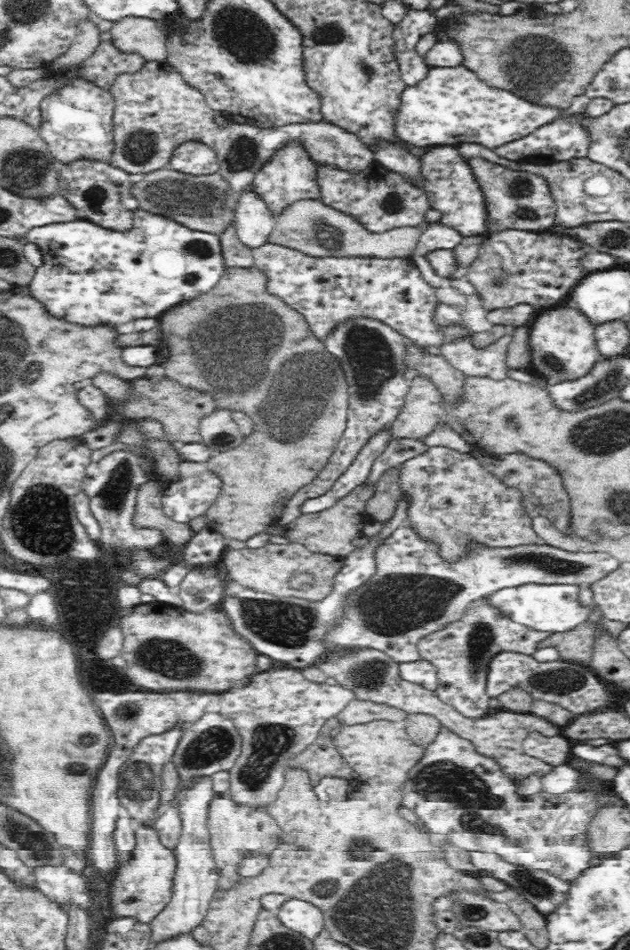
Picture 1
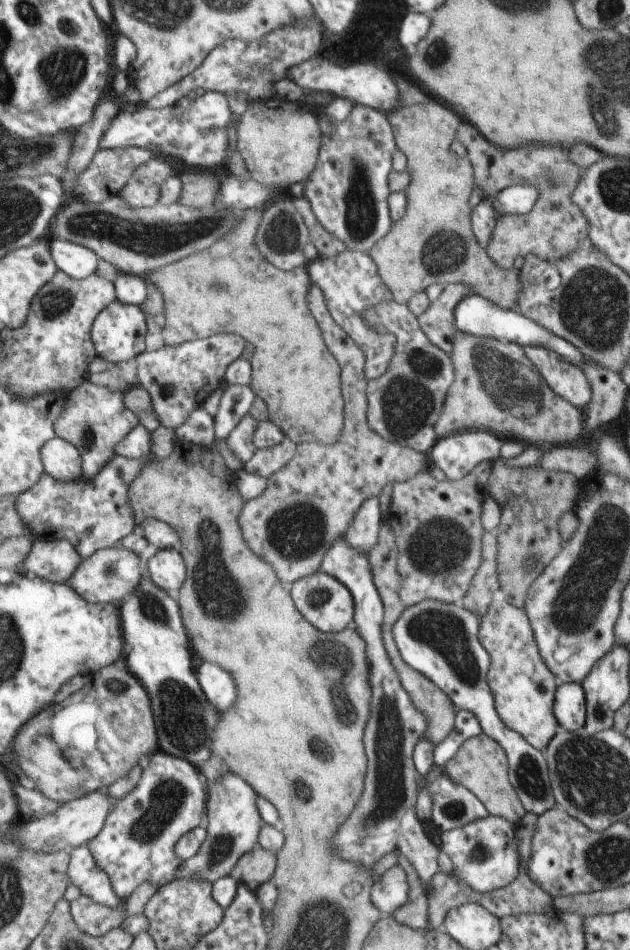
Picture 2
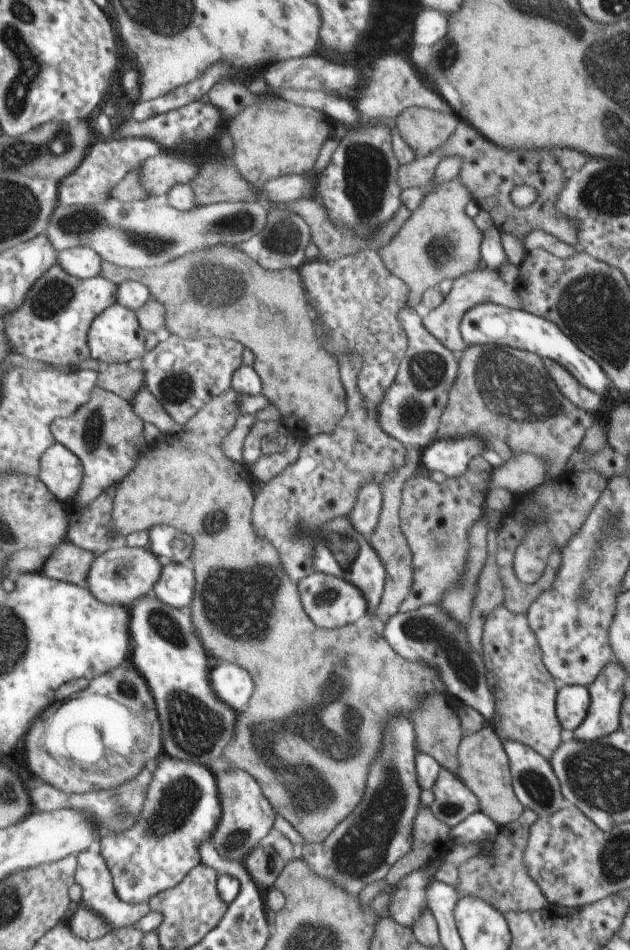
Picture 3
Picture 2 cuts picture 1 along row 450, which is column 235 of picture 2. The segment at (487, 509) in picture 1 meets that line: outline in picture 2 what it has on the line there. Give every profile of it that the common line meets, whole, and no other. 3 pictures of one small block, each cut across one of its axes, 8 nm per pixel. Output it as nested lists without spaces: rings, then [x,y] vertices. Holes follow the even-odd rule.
[[[245,416],[239,424],[237,424],[237,428],[231,432],[231,436],[227,438],[227,444],[229,444],[229,448],[233,450],[233,454],[247,466],[253,458],[255,458],[255,454],[257,454],[257,446],[255,446],[255,434],[257,434],[257,430],[259,430],[259,424],[261,422],[257,422],[255,418],[251,418],[251,416]]]

